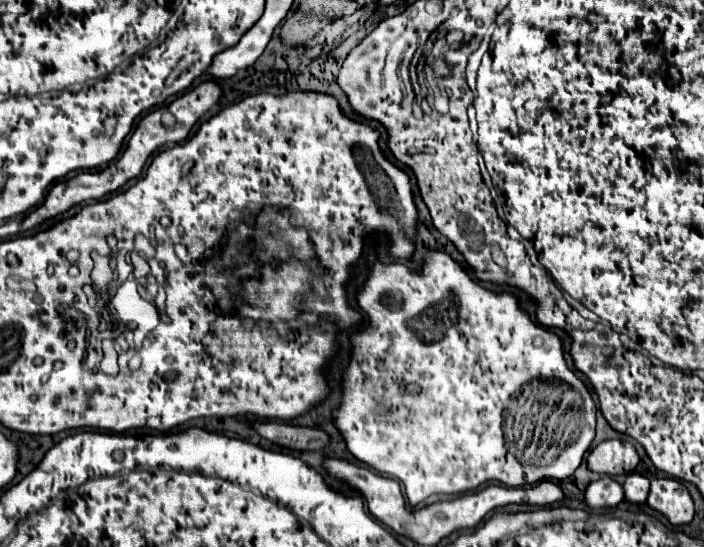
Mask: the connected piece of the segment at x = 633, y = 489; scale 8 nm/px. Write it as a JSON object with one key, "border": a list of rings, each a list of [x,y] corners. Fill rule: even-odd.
{"border":[[[628,473],[626,481],[624,481],[624,495],[626,501],[630,503],[644,503],[648,497],[648,487],[650,487],[650,479],[642,473]]]}

